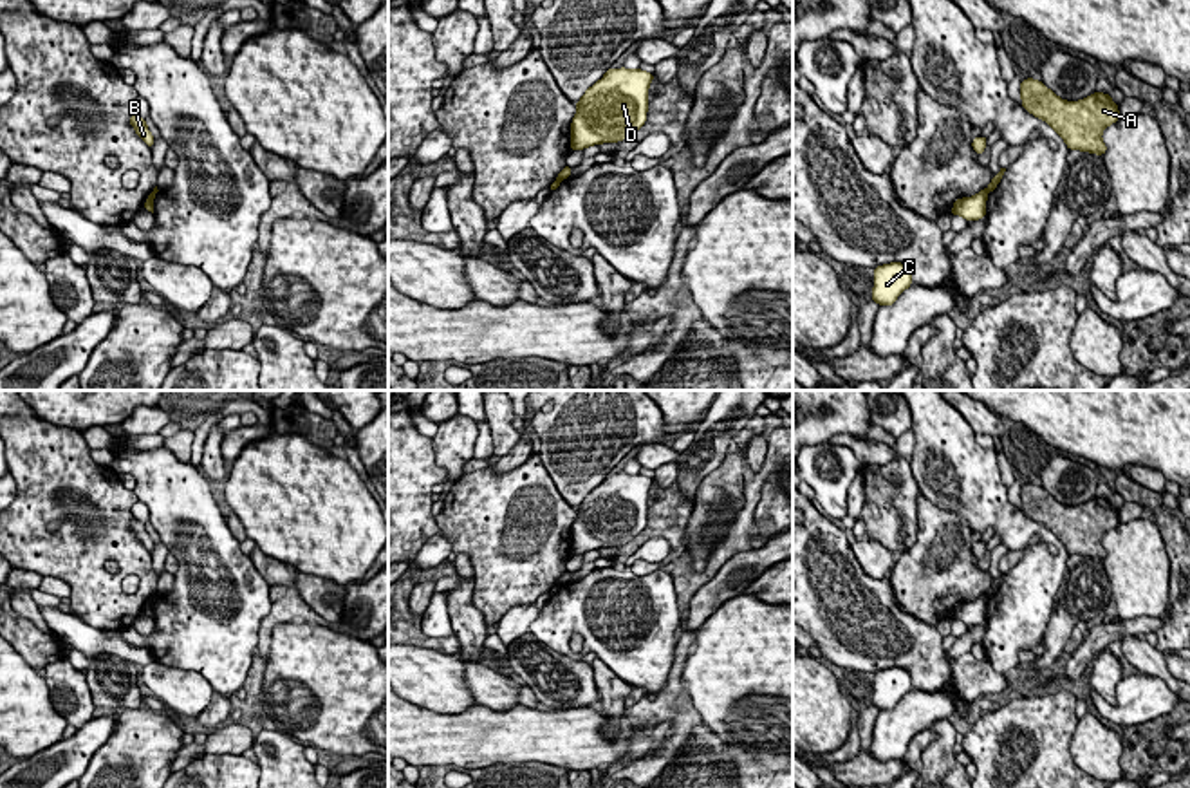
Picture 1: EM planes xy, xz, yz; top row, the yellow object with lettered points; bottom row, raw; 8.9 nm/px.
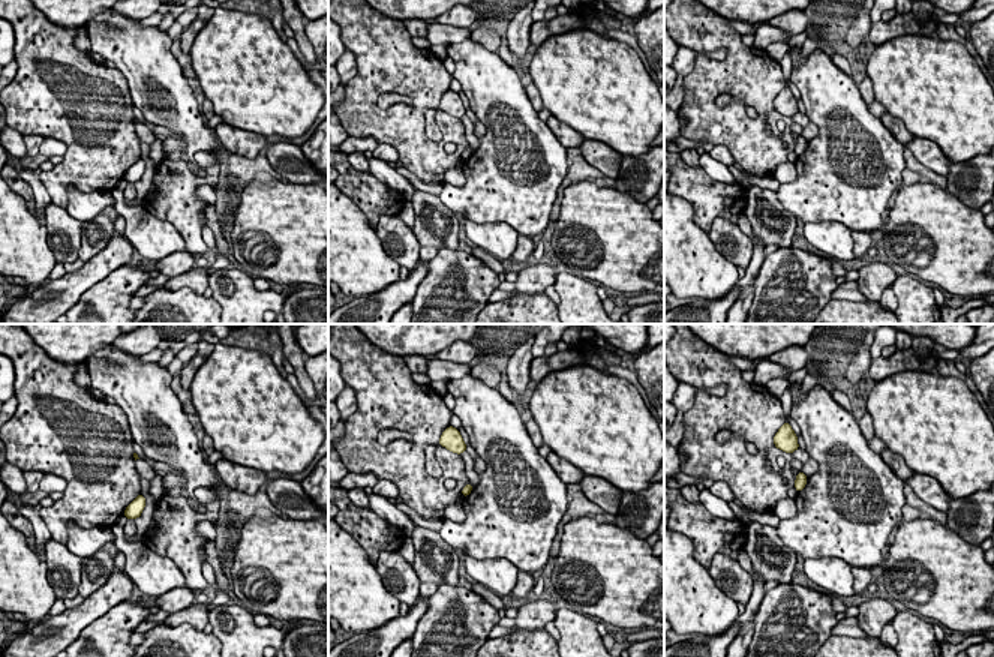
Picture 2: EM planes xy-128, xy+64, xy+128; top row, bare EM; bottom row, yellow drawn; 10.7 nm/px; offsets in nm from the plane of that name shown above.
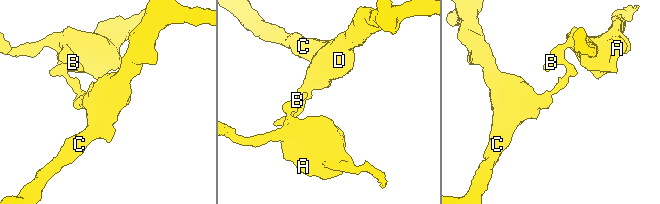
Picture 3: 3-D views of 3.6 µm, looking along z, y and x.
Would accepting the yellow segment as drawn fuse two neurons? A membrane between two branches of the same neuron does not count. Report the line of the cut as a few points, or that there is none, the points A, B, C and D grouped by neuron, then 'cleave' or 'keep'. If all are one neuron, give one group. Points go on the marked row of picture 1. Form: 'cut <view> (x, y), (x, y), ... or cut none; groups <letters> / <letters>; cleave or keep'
cut xy (156, 188), (152, 192); groups A B / C D; cleave

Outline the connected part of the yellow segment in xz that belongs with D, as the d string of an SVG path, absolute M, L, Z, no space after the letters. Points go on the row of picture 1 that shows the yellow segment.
M609 69L576 101L571 123L571 152L628 139L646 121L652 72Z

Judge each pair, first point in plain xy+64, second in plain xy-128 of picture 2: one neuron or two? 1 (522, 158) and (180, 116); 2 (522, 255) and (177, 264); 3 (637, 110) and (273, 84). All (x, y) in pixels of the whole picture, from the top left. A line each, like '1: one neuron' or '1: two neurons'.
1: one neuron
2: one neuron
3: one neuron

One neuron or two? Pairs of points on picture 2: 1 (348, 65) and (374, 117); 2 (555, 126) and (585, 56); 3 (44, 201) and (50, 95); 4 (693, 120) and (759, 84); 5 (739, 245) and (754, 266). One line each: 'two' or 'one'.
1: two
2: two
3: two
4: one
5: two

